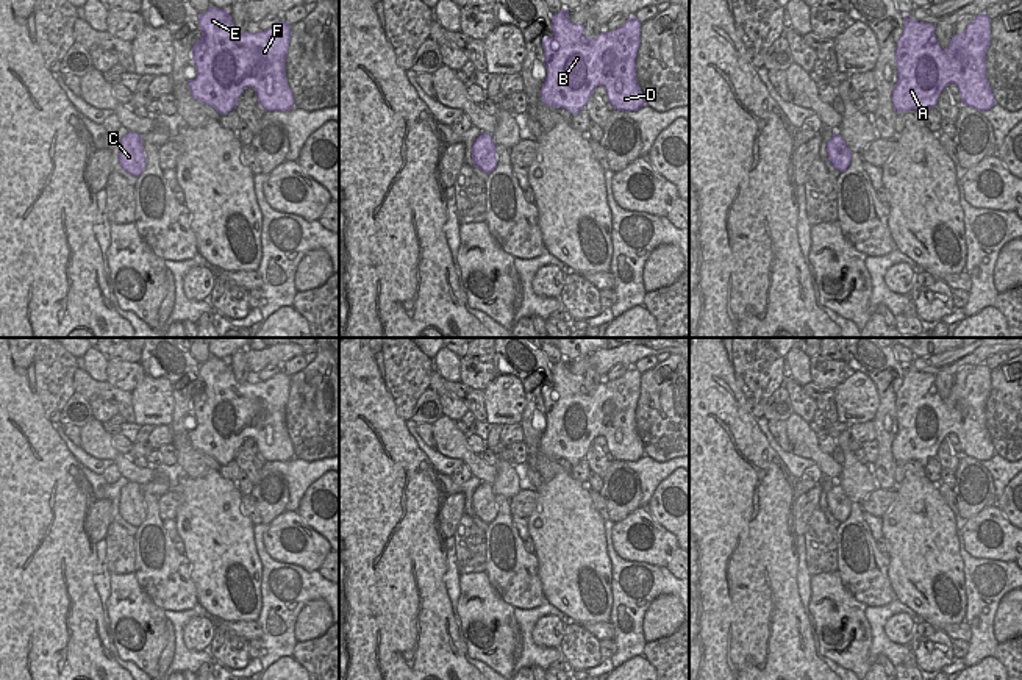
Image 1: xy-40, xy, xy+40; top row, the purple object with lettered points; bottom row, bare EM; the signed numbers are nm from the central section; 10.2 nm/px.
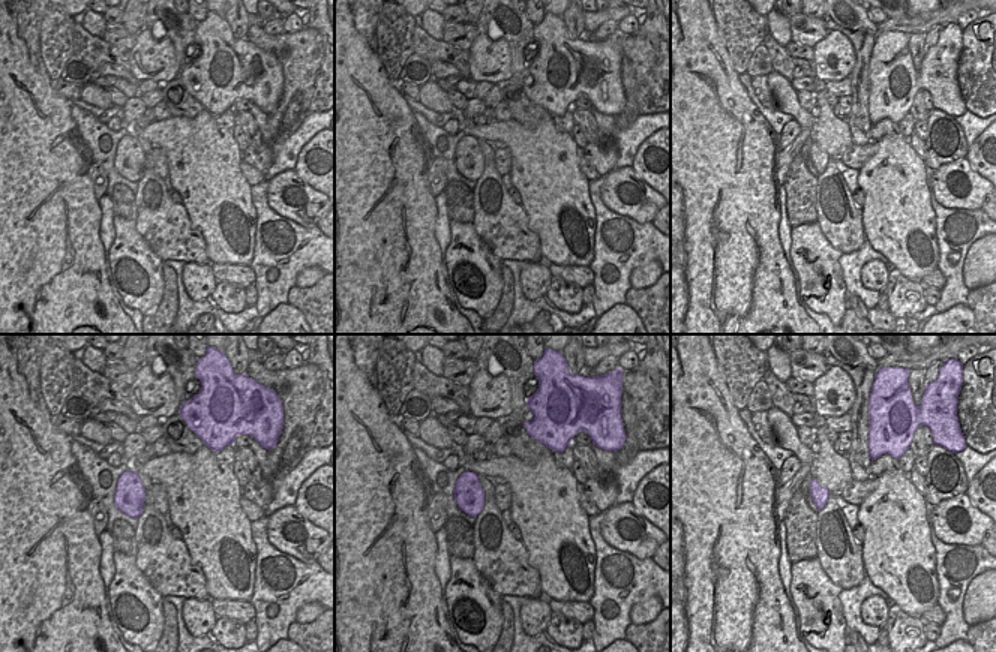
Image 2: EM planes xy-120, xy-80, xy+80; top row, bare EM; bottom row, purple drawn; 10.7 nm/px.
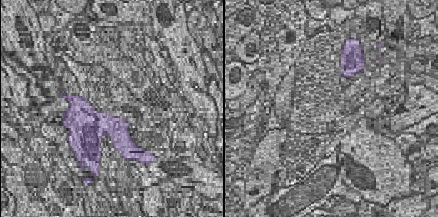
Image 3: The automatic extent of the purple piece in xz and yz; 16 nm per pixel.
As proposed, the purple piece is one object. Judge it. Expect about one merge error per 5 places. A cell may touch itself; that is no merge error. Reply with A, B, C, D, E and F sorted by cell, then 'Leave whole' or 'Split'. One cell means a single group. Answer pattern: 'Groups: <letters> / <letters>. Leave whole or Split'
Groups: A B C D E F. Leave whole.

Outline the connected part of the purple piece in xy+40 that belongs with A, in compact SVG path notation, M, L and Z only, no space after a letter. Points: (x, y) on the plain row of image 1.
M981 363L967 375L963 383L953 385L945 400L941 399L934 375L919 372L905 364L903 383L897 391L895 414L897 433L892 441L895 463L919 461L924 467L930 458L938 455L941 442L955 433L959 439L961 453L978 461L988 461L995 455L986 427L986 403L991 395L991 369Z

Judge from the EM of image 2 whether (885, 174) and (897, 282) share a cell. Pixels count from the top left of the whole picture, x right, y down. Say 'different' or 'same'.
different

